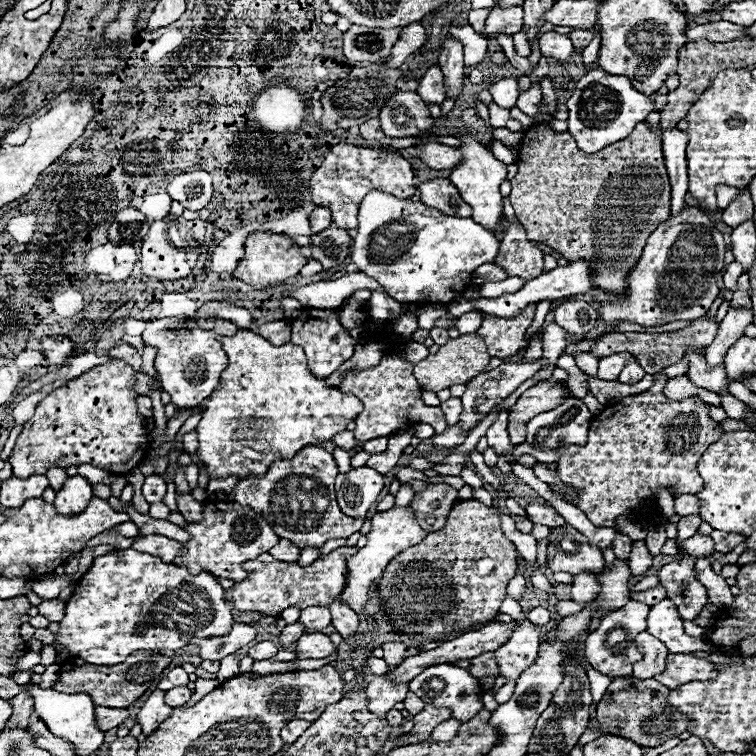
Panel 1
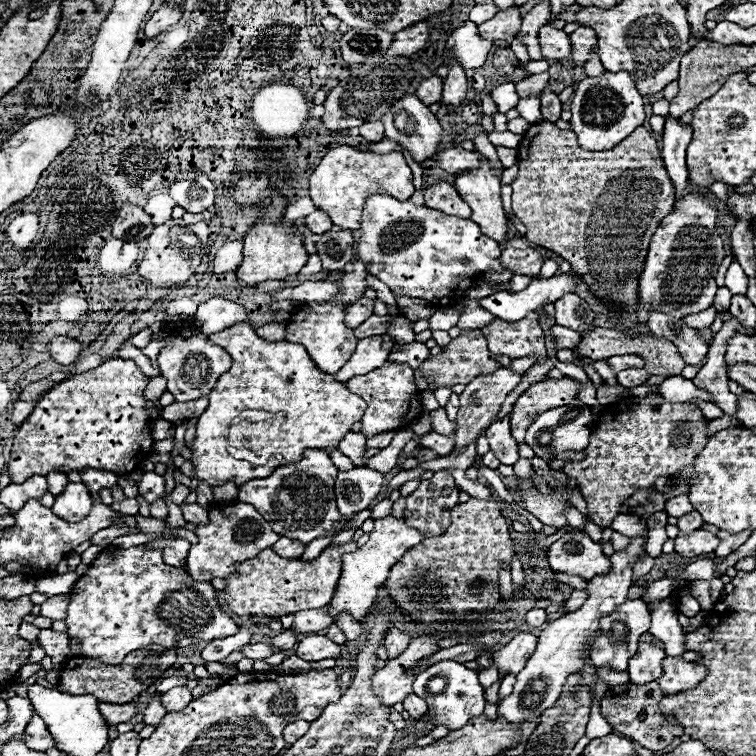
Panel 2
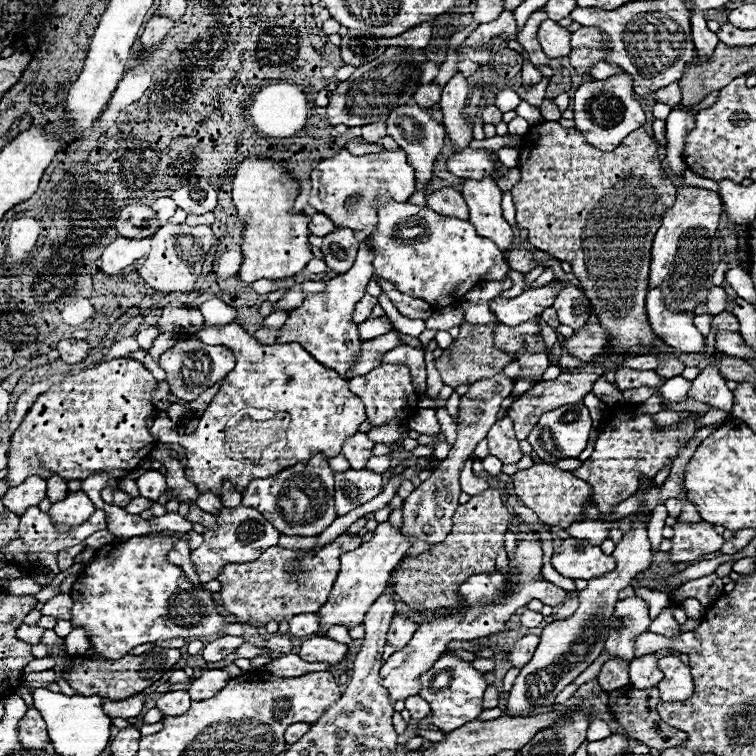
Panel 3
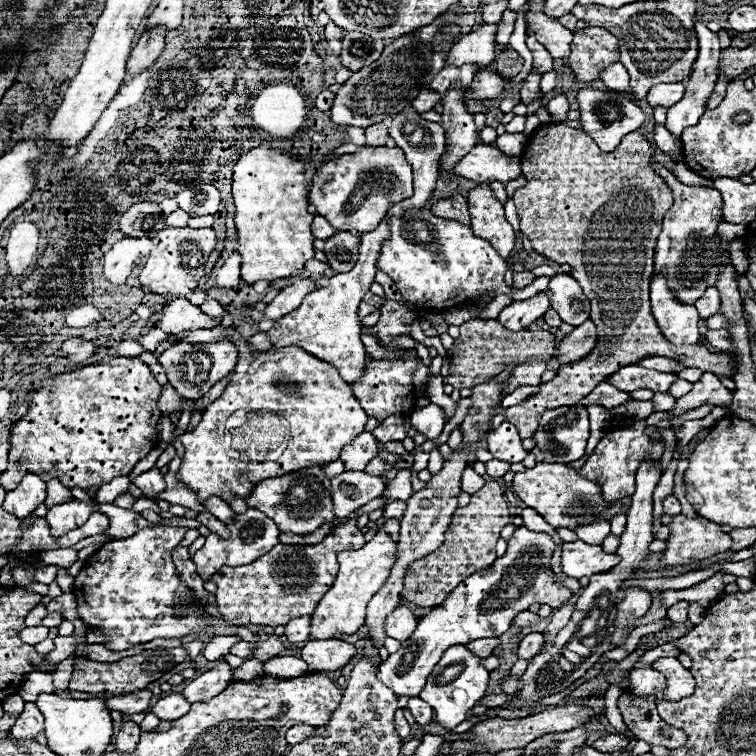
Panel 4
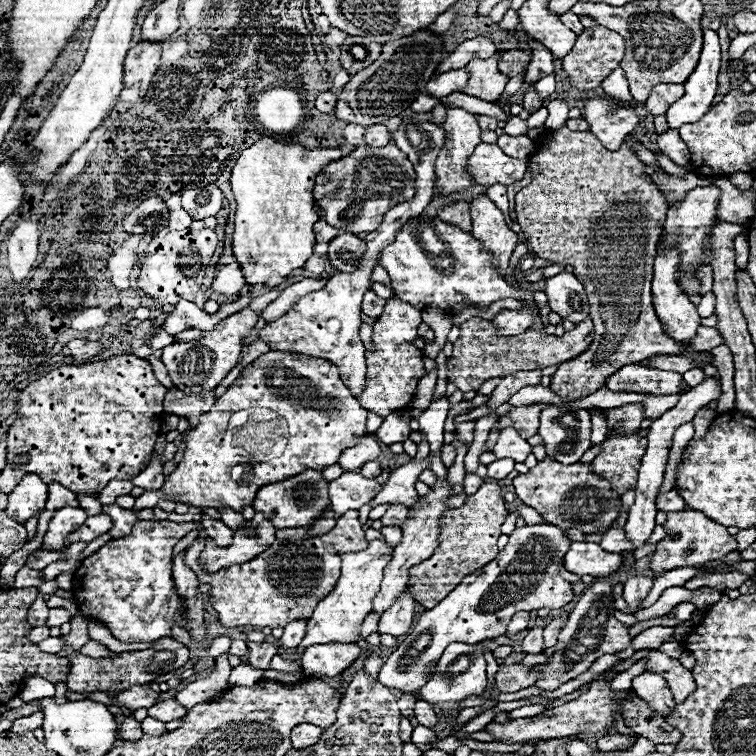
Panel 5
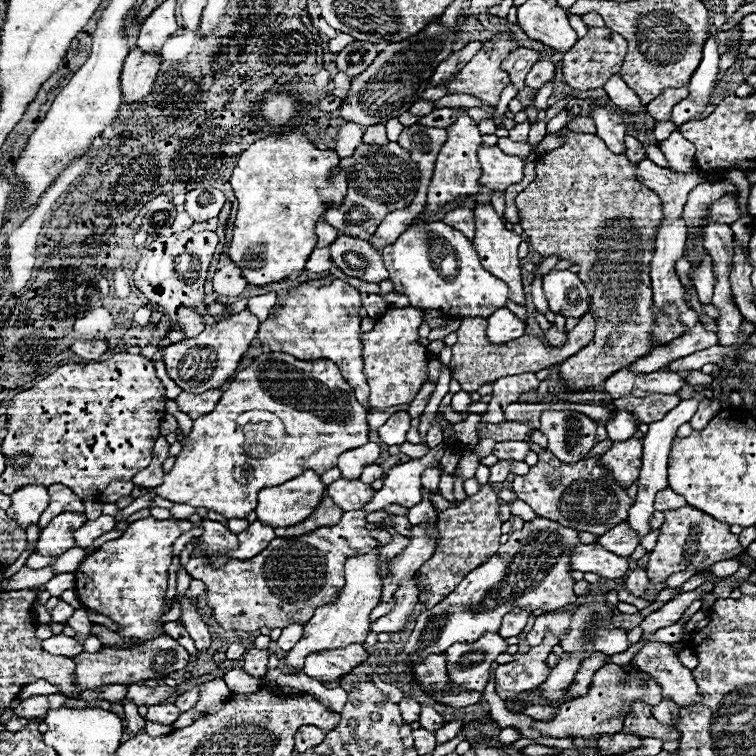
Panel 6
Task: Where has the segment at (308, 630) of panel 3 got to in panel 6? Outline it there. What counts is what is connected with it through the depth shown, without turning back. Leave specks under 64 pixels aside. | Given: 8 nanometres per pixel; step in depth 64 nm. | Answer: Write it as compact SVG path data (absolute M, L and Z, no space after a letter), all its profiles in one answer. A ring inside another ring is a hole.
M290 624L286 628L282 628L282 636L278 638L278 648L280 650L290 650L300 638L302 638L302 624Z

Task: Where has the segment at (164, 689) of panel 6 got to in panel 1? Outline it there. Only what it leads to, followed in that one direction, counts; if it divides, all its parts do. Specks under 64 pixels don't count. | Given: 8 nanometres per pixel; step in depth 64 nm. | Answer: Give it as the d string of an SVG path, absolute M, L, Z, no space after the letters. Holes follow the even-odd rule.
M96 706L94 708L94 716L96 716L98 730L106 732L110 728L118 728L130 716L130 710L128 708L104 708L104 706Z

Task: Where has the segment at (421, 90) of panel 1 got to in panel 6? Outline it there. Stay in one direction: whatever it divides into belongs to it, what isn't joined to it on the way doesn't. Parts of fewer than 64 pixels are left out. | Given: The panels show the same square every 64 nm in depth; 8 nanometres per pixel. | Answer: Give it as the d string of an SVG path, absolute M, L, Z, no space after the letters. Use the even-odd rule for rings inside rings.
M418 100L412 108L410 108L410 114L414 114L414 116L426 116L426 114L430 114L434 110L434 102L430 102L430 100Z

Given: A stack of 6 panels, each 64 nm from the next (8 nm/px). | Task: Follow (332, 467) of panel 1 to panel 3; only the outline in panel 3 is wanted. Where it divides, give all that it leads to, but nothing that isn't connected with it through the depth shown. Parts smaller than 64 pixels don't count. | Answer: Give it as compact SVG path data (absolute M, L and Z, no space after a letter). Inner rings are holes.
M314 454L306 464L296 464L270 478L252 480L242 492L242 504L250 504L250 508L262 512L262 516L266 516L266 520L270 520L280 534L312 538L322 534L338 518L334 510L332 486L334 472L328 466L328 458Z

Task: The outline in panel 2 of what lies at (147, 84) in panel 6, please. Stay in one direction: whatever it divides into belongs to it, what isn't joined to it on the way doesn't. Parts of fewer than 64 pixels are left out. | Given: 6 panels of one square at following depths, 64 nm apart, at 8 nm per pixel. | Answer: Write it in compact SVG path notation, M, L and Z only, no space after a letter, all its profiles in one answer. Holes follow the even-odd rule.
M164 2L164 4L152 14L152 18L146 22L144 32L146 32L148 38L158 36L160 32L164 32L164 30L168 30L172 24L176 24L180 18L182 18L182 8Z

